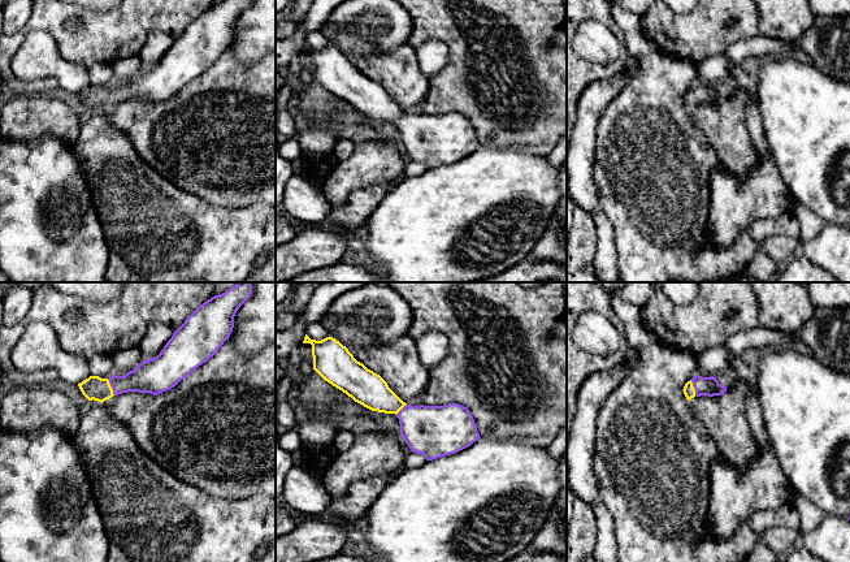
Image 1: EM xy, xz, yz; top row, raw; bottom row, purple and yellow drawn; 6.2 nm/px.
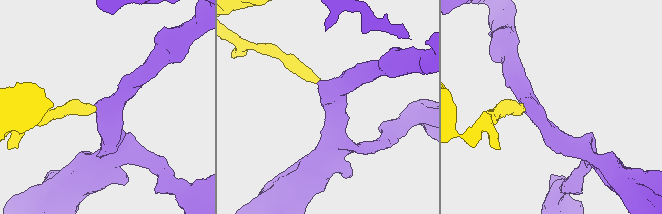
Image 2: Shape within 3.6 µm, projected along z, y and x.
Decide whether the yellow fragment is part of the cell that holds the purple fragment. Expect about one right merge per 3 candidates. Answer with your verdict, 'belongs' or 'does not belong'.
belongs

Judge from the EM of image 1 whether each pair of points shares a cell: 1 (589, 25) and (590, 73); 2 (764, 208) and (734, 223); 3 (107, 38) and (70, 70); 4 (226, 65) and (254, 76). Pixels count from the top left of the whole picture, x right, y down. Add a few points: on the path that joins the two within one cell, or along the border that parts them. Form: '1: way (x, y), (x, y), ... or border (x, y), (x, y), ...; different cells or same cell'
1: border (620, 52), (606, 64), (592, 63), (580, 56); different cells
2: way (757, 208), (749, 208), (742, 215); same cell
3: border (61, 59), (69, 63), (81, 63), (87, 68); different cells
4: way (233, 72), (237, 76), (247, 76); same cell

